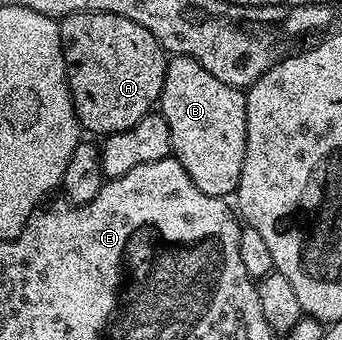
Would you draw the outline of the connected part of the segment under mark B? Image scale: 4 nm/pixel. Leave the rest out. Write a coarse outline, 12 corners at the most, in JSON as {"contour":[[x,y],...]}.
{"contour":[[192,57],[167,62],[158,112],[210,197],[245,163],[247,94]]}

